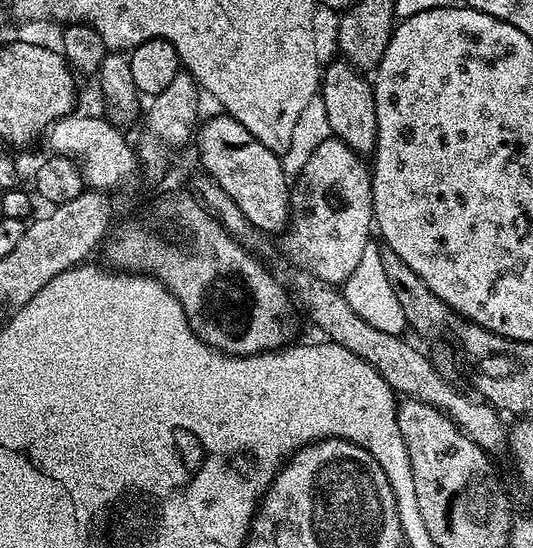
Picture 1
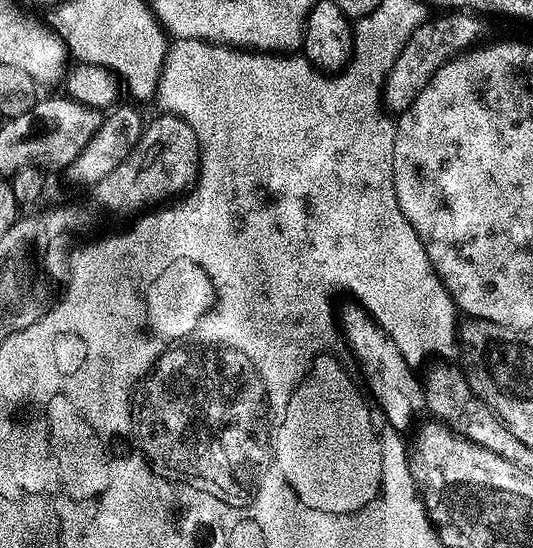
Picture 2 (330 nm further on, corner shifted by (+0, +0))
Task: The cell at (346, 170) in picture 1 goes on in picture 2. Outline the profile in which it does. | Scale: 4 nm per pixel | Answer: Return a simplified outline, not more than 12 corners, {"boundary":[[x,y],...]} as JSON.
{"boundary":[[467,10],[410,34],[382,81],[383,107],[405,112],[447,60],[479,41]]}

